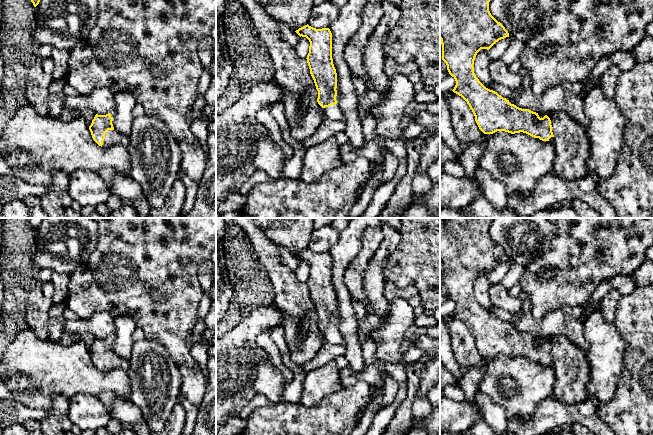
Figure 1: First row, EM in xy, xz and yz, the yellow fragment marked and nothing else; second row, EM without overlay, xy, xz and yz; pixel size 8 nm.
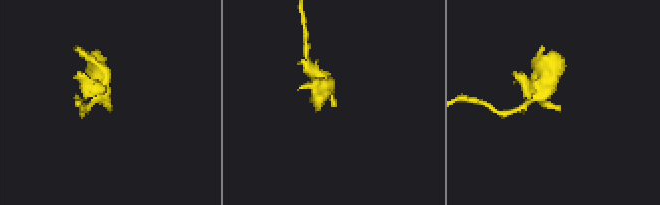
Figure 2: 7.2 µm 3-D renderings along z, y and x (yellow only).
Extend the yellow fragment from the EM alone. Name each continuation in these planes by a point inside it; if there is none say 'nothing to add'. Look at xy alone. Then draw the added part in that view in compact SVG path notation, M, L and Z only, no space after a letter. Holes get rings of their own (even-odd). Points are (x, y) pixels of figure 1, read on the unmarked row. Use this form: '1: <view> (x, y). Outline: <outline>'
1: xy (112, 361). Outline: M108 354L105 358L105 363L103 365L103 372L109 372L115 368L123 369L127 372L129 368L129 360L124 359L117 354Z

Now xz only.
1: xz (333, 336). Outline: M338 328L323 332L325 340L335 345L345 345L345 341Z

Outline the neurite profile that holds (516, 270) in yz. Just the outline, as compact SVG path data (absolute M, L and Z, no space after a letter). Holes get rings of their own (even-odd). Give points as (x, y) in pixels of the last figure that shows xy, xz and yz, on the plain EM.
M514 262L504 278L502 279L501 283L507 288L510 289L513 285L519 282L521 276L525 271L525 267Z

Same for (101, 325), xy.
M100 311L88 319L65 320L64 330L72 334L90 333L95 338L106 339L115 334L115 318L106 311Z

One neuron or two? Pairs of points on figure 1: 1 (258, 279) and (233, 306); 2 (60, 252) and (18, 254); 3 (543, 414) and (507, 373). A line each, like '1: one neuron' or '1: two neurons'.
1: one neuron
2: two neurons
3: two neurons

